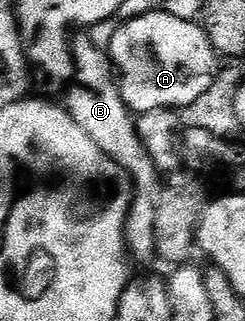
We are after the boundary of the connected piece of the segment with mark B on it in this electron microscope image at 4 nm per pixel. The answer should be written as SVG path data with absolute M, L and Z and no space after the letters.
M89 36L74 37L71 42L72 69L75 71L77 86L69 94L67 109L69 115L103 148L108 158L112 158L126 175L133 177L135 197L131 202L131 209L127 219L127 246L137 258L153 258L156 251L155 224L159 197L159 171L157 165L146 152L141 138L137 135L137 123L134 115L126 106L118 75L115 73L113 59L106 51L95 48Z

